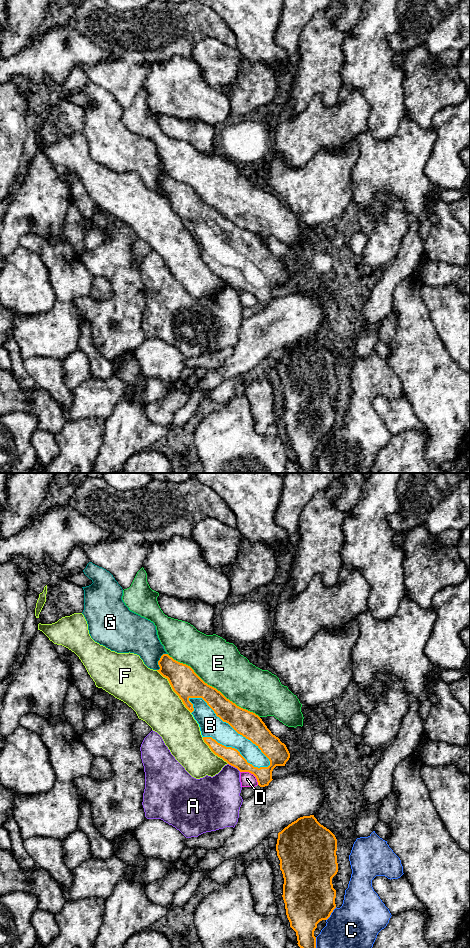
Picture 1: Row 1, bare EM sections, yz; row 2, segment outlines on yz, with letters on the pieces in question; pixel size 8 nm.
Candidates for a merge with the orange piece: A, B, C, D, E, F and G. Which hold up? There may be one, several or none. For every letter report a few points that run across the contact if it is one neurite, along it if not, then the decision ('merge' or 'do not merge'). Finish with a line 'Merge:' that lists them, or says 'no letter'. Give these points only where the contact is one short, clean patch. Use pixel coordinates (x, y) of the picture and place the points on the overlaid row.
A: do not merge
B: merge
C: do not merge
D: do not merge
E: do not merge
F: do not merge
G: do not merge
Merge: B

